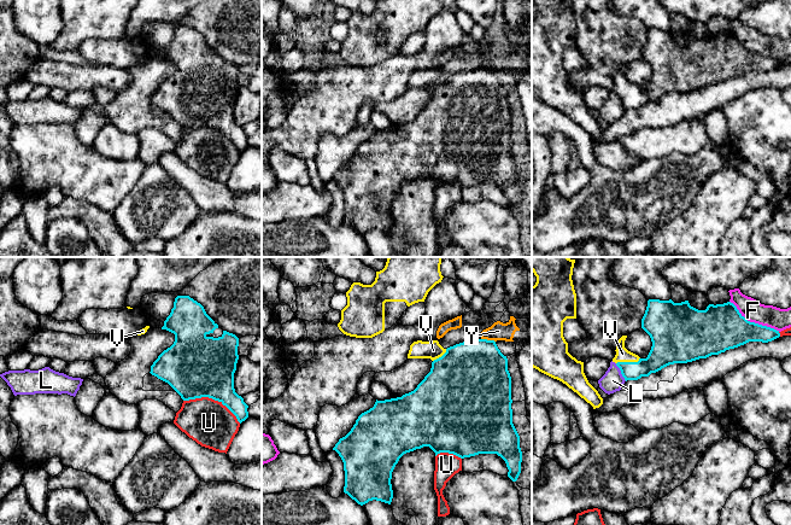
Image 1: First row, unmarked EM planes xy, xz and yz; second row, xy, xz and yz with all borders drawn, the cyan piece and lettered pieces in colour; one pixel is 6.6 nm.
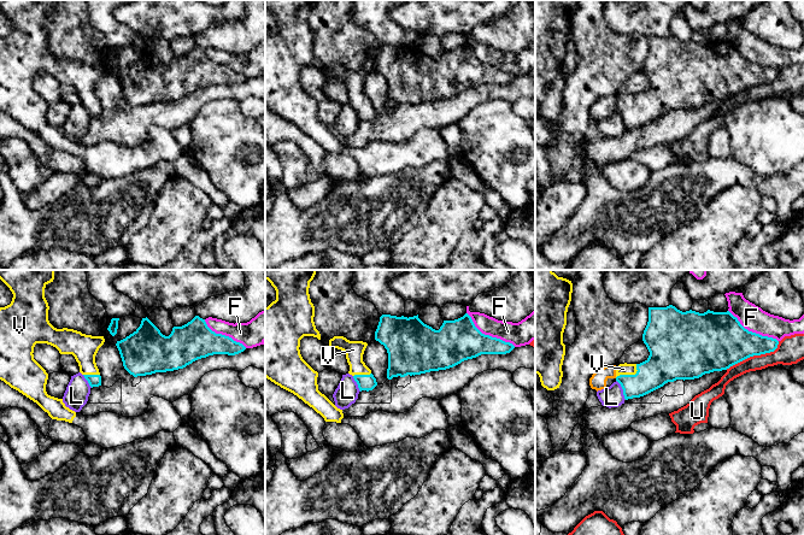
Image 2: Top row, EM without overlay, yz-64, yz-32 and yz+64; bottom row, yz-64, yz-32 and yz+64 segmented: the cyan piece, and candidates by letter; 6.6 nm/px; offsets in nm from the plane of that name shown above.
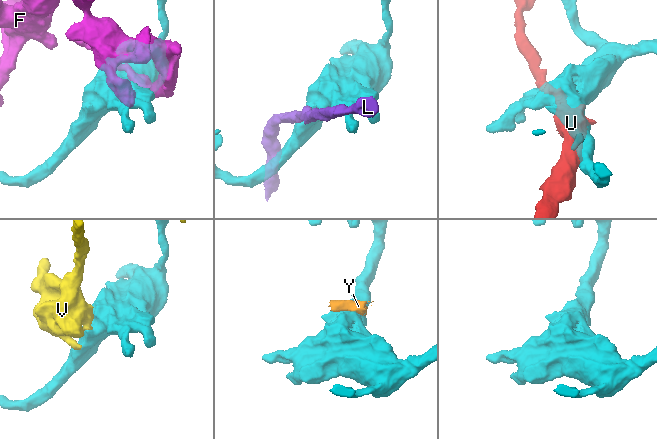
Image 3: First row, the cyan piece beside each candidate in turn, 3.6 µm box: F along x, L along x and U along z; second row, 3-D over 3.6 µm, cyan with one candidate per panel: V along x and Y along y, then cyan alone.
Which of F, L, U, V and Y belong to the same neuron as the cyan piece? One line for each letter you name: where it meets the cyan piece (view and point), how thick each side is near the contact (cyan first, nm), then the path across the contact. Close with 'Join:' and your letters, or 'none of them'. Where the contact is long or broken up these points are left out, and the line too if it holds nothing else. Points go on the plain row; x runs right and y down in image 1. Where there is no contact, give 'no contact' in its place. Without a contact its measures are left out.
V: yz (628, 92) | 180/100 nm | across yz (663, 81), (651, 93), (628, 92), (622, 85)
Join: V

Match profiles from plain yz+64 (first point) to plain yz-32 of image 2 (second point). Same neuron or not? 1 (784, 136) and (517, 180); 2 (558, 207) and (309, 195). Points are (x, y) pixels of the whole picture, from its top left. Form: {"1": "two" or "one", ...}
{"1": "one", "2": "one"}

